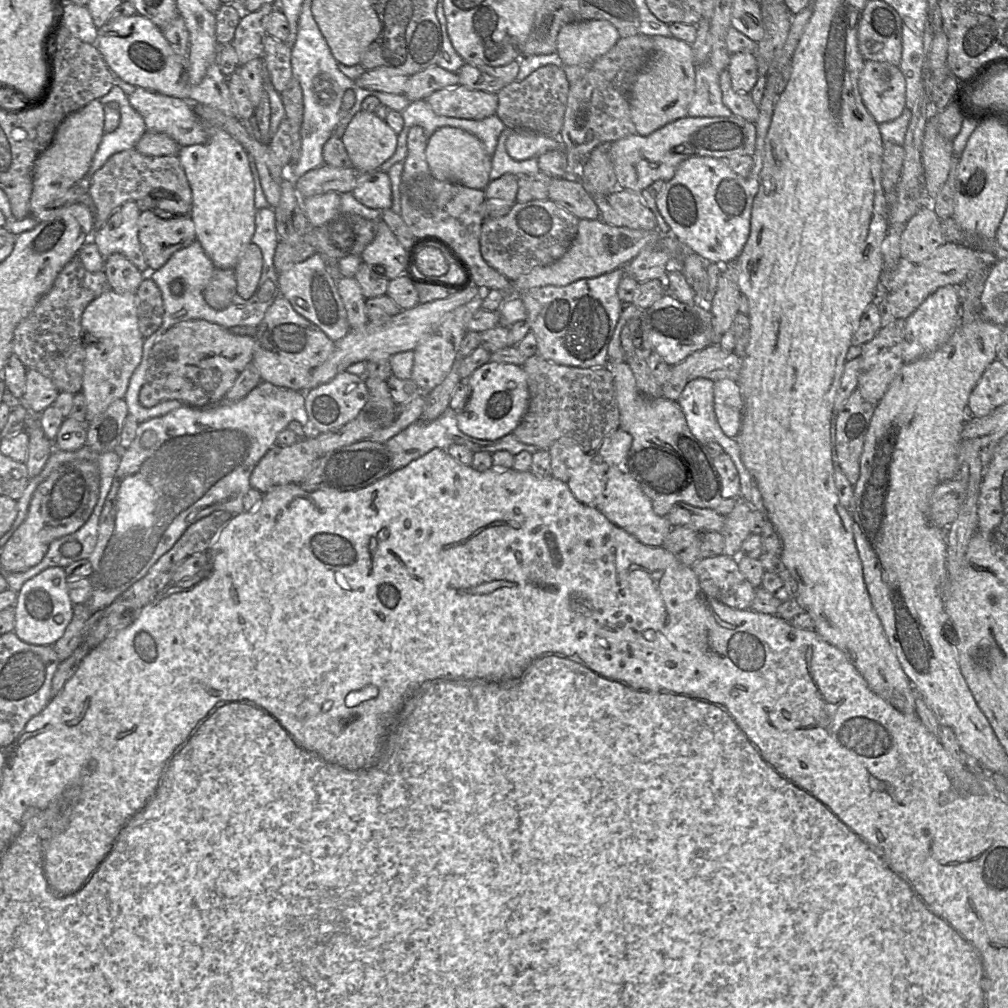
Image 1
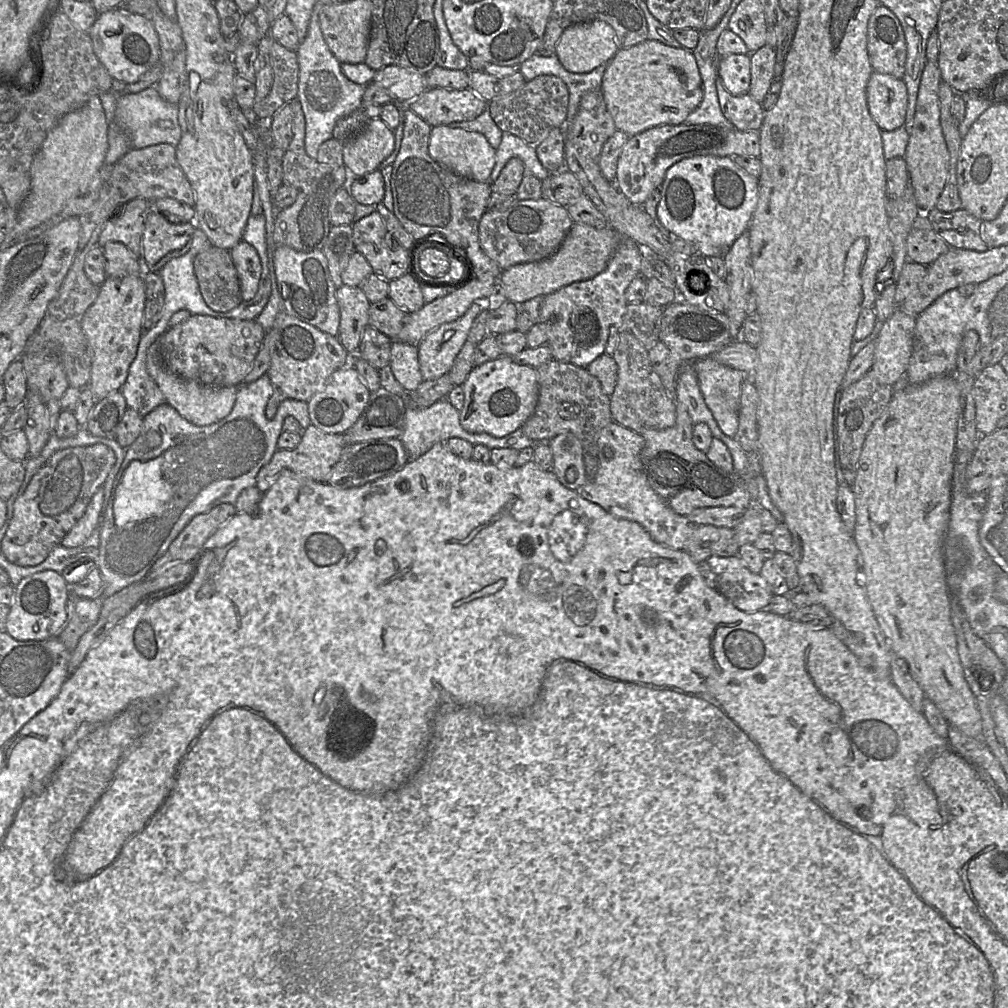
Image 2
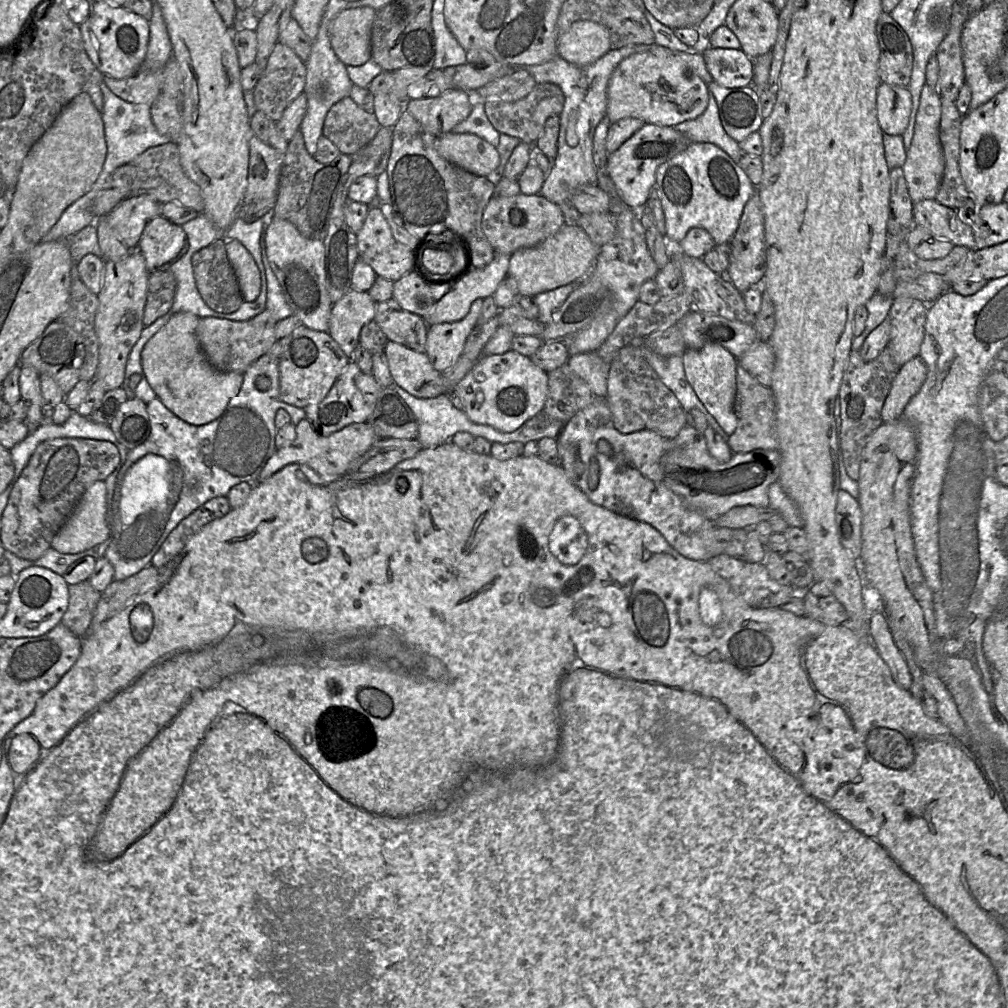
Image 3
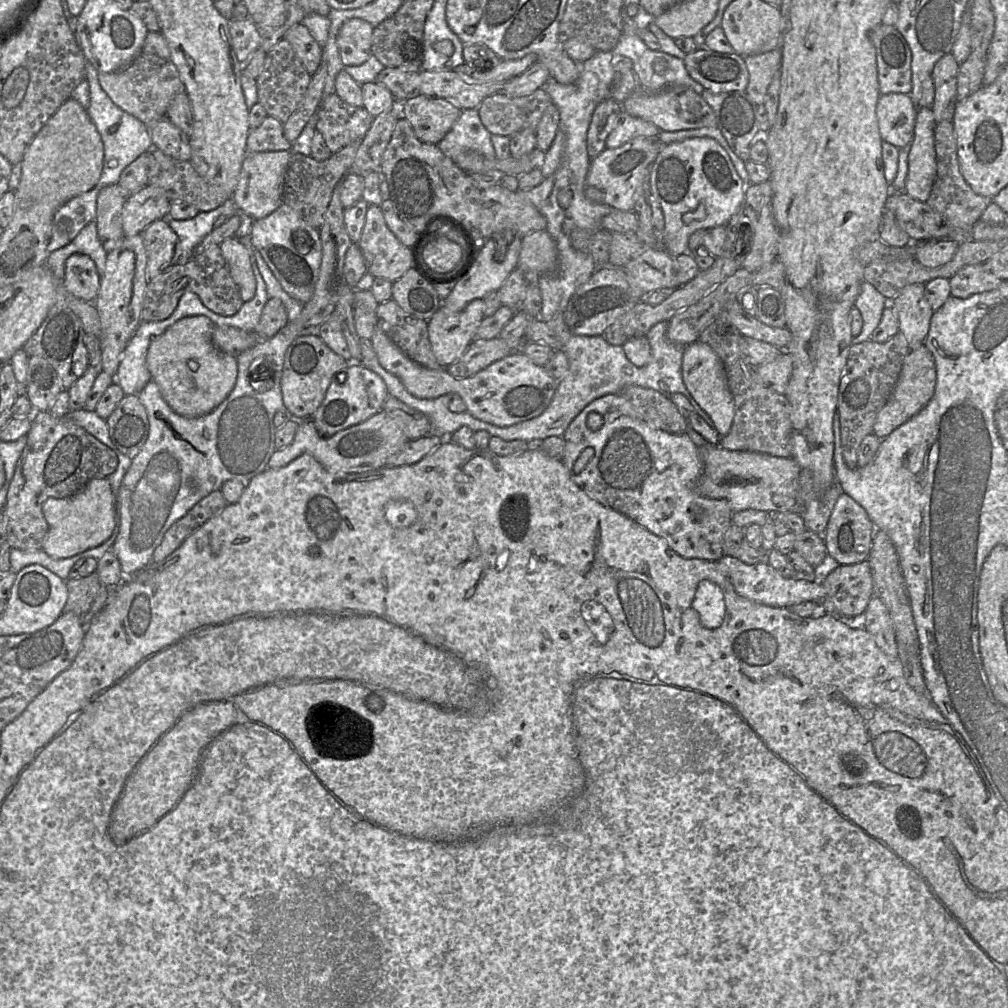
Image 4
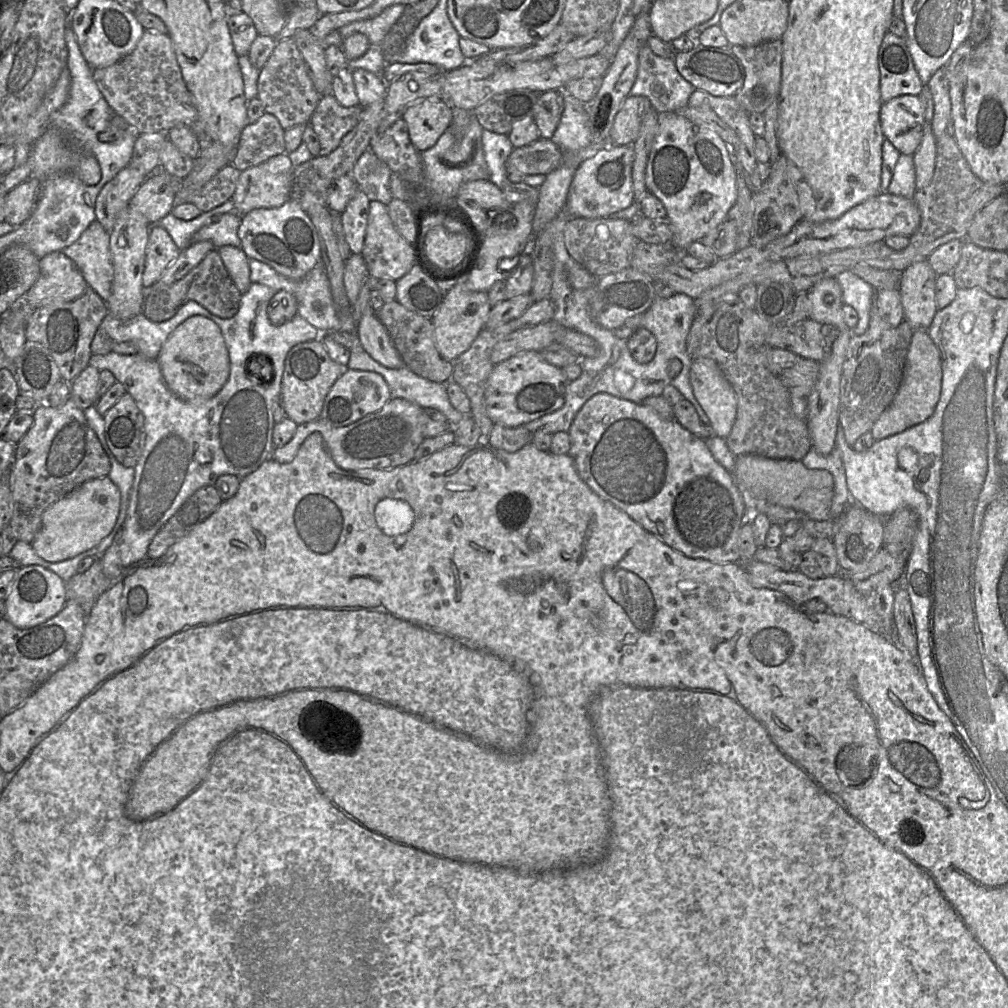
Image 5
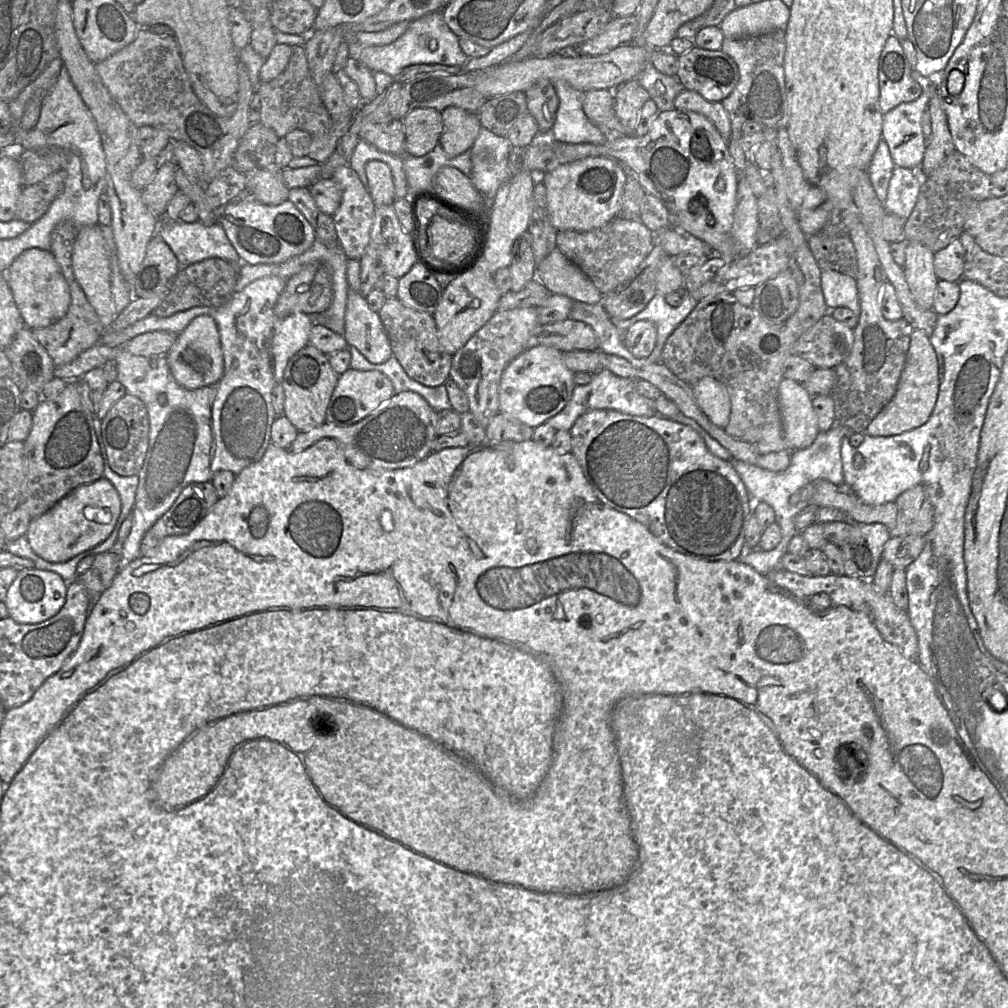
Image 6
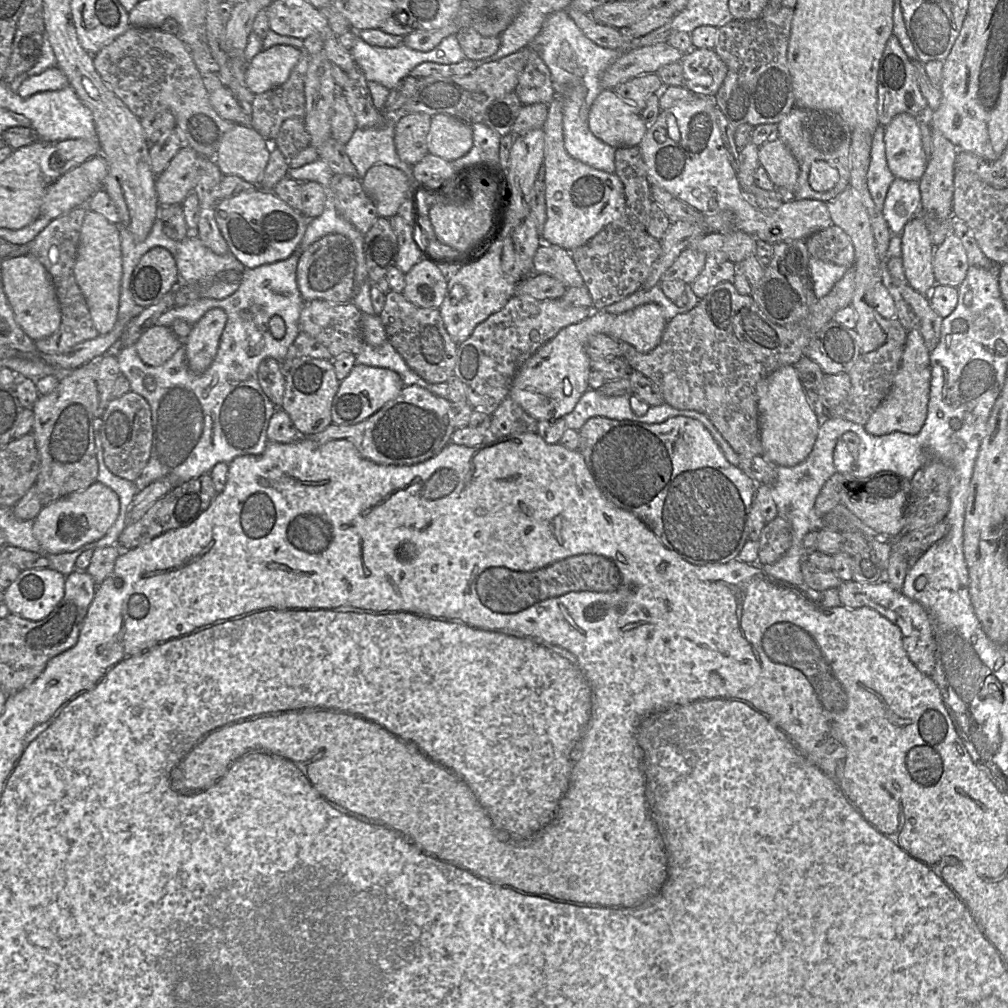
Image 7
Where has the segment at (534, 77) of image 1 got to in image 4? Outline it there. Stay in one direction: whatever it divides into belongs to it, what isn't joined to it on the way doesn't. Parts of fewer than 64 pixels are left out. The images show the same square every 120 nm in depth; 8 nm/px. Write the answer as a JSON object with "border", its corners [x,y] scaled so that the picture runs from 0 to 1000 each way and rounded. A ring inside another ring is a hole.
{"border":[[[537,86],[524,95],[505,96],[494,91],[474,105],[478,123],[488,134],[506,136],[519,129],[531,130],[541,108],[549,102]]]}

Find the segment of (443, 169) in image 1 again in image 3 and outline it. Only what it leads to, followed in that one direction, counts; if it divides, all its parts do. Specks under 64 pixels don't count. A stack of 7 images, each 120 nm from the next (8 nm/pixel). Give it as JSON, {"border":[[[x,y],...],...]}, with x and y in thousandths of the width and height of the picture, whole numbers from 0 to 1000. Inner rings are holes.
{"border":[[[441,132],[433,137],[433,149],[444,161],[472,175],[482,176],[496,163],[494,149],[470,133]]]}

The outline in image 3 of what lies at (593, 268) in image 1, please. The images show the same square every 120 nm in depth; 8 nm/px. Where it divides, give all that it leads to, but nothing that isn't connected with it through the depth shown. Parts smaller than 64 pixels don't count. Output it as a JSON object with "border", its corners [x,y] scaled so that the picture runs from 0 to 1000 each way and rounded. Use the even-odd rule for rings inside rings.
{"border":[[[560,223],[550,233],[526,246],[517,246],[506,255],[504,275],[511,278],[514,294],[531,294],[571,278],[579,278],[591,261],[594,246],[572,223]]]}

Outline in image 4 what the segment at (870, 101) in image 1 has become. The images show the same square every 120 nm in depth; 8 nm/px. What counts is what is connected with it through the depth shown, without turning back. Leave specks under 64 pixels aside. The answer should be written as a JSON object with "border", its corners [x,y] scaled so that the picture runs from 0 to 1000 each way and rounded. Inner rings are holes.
{"border":[[[874,93],[869,115],[875,140],[891,147],[905,142],[910,110],[910,105],[900,93]]]}

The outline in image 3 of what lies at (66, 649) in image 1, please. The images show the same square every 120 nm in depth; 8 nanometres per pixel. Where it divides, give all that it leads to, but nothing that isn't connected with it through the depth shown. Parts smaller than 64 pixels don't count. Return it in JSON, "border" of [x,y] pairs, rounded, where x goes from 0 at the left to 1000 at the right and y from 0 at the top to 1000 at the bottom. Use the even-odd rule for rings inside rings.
{"border":[[[87,575],[67,581],[67,603],[61,617],[75,631],[82,633],[89,626],[100,587],[94,585]]]}

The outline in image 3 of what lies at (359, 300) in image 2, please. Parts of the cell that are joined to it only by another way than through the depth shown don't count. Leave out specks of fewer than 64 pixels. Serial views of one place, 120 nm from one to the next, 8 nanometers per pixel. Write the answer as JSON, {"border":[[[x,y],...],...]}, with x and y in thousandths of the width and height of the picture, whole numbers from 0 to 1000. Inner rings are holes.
{"border":[[[347,288],[330,302],[325,331],[346,355],[357,342],[359,324],[371,317],[373,302],[365,290],[352,288]]]}

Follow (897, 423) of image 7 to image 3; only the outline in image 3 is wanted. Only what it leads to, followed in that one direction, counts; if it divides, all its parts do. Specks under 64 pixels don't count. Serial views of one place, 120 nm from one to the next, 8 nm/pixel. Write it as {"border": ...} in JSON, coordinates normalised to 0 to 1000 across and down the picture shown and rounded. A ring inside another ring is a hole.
{"border":[[[912,352],[893,364],[875,405],[876,419],[895,415],[900,401],[912,389],[919,374],[920,363]]]}

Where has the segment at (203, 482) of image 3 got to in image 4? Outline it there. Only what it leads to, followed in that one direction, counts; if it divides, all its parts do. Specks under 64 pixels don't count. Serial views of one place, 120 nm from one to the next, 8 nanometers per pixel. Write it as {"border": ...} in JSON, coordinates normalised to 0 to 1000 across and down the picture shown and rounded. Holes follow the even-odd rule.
{"border":[[[281,324],[272,334],[236,351],[234,353],[236,371],[231,387],[212,407],[196,415],[185,415],[173,409],[162,396],[157,382],[150,377],[137,391],[137,395],[146,409],[148,418],[147,435],[138,449],[130,456],[130,462],[120,478],[115,497],[115,508],[118,507],[119,516],[117,516],[115,510],[115,520],[110,532],[96,543],[86,545],[71,553],[60,555],[50,553],[41,545],[36,547],[22,547],[11,544],[11,565],[14,568],[18,568],[22,563],[30,560],[39,560],[61,574],[67,575],[71,562],[78,555],[91,553],[97,557],[109,544],[116,552],[121,568],[125,572],[132,570],[151,559],[153,546],[160,539],[164,528],[172,519],[185,511],[195,498],[209,488],[218,486],[221,479],[226,476],[237,476],[246,479],[252,472],[266,464],[266,458],[274,446],[272,413],[276,408],[281,408],[282,410],[285,408],[288,412],[288,416],[294,419],[303,416],[292,414],[282,403],[279,377],[273,377],[273,380],[270,378],[270,381],[266,382],[265,376],[268,376],[270,373],[268,369],[265,372],[259,370],[262,369],[258,368],[261,364],[254,365],[250,376],[248,363],[250,359],[252,359],[252,361],[265,360],[266,362],[274,360],[276,374],[280,376],[280,367],[286,344],[297,333],[305,332],[317,333],[316,324],[306,324],[299,329],[293,327],[292,329],[286,328],[283,330]]]}

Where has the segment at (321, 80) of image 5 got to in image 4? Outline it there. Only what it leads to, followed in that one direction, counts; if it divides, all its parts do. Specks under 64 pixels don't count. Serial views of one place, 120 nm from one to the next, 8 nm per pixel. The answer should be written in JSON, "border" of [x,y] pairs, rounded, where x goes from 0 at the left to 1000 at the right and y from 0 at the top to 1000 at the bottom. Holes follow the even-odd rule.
{"border":[[[300,23],[291,25],[283,33],[285,40],[307,73],[312,73],[319,62],[319,49]]]}

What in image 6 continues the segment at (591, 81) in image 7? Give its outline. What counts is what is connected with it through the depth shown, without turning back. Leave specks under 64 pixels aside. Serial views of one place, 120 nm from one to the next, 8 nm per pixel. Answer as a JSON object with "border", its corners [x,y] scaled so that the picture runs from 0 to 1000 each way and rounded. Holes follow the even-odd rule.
{"border":[[[554,79],[549,84],[555,98],[551,122],[547,128],[549,137],[563,143],[599,143],[601,136],[580,114],[579,91],[559,79]]]}

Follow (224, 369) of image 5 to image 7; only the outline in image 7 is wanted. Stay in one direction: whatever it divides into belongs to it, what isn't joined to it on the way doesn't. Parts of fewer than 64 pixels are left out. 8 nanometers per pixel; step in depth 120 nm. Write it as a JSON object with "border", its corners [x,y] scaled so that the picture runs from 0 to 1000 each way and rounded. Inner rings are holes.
{"border":[[[219,306],[206,308],[181,337],[188,366],[193,371],[202,370],[215,351],[217,338],[224,322],[225,313]]]}

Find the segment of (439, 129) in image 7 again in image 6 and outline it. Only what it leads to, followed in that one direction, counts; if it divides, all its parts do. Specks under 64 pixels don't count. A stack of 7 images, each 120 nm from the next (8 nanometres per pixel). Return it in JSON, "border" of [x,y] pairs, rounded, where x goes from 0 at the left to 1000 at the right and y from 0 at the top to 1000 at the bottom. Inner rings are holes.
{"border":[[[451,105],[441,107],[438,111],[438,114],[439,127],[436,137],[436,143],[439,146],[441,152],[450,157],[467,148],[477,126],[474,115]]]}

